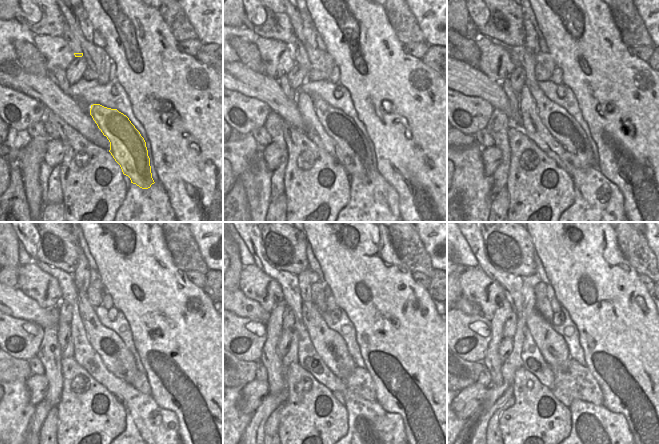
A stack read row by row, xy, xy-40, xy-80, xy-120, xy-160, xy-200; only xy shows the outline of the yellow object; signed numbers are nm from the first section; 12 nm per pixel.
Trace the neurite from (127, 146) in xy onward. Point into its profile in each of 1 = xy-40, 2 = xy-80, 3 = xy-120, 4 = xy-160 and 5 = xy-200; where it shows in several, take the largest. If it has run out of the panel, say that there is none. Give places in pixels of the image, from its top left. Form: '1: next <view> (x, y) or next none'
1: next xy-40 (352, 151)
2: next xy-80 (562, 126)
3: next xy-120 (114, 354)
4: next xy-160 (329, 345)
5: next xy-200 (553, 347)

